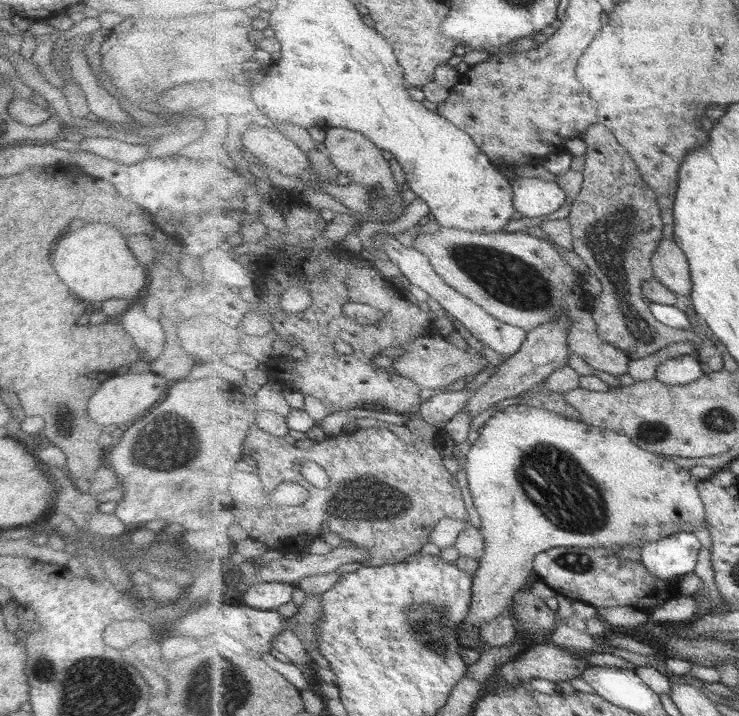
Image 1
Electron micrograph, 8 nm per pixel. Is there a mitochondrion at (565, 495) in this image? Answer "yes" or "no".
yes

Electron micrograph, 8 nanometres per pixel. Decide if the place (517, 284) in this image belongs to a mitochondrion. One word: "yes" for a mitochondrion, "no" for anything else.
yes

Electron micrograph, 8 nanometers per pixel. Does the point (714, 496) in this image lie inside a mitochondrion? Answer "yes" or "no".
no

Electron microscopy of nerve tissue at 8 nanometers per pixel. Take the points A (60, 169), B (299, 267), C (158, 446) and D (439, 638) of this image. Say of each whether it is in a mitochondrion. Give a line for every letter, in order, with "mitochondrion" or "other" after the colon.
A: other
B: other
C: mitochondrion
D: mitochondrion

